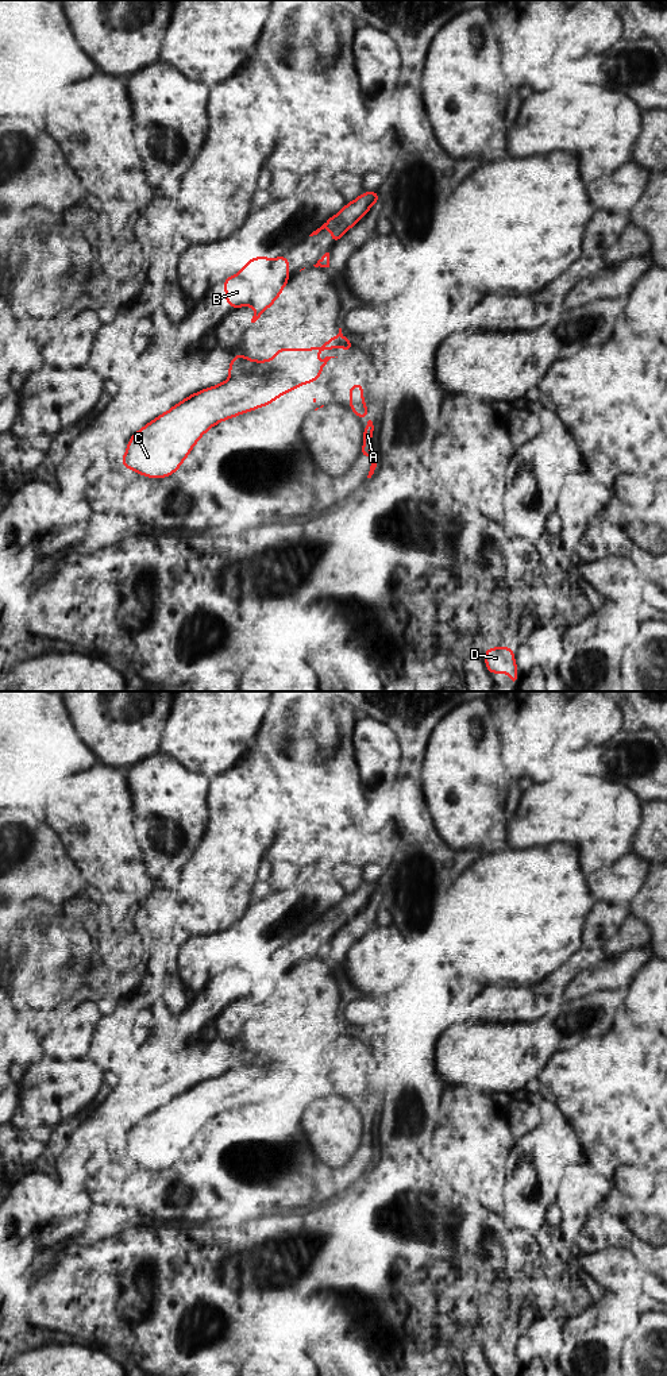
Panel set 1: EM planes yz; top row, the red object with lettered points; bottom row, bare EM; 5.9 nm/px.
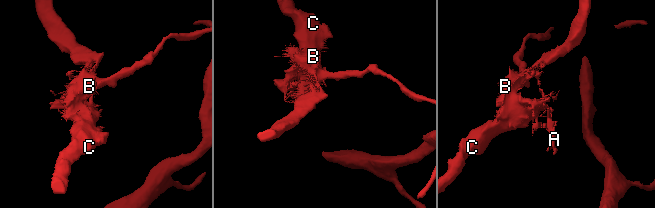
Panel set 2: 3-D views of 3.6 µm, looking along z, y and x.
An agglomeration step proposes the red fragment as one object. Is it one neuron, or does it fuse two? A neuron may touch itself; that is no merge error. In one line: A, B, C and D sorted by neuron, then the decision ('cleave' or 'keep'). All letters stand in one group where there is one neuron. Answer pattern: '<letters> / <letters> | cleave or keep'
A B C / D | cleave

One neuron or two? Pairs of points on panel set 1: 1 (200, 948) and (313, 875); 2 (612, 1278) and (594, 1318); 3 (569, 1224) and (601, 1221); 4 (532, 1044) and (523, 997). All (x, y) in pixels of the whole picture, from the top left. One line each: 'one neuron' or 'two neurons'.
1: one neuron
2: one neuron
3: two neurons
4: two neurons

